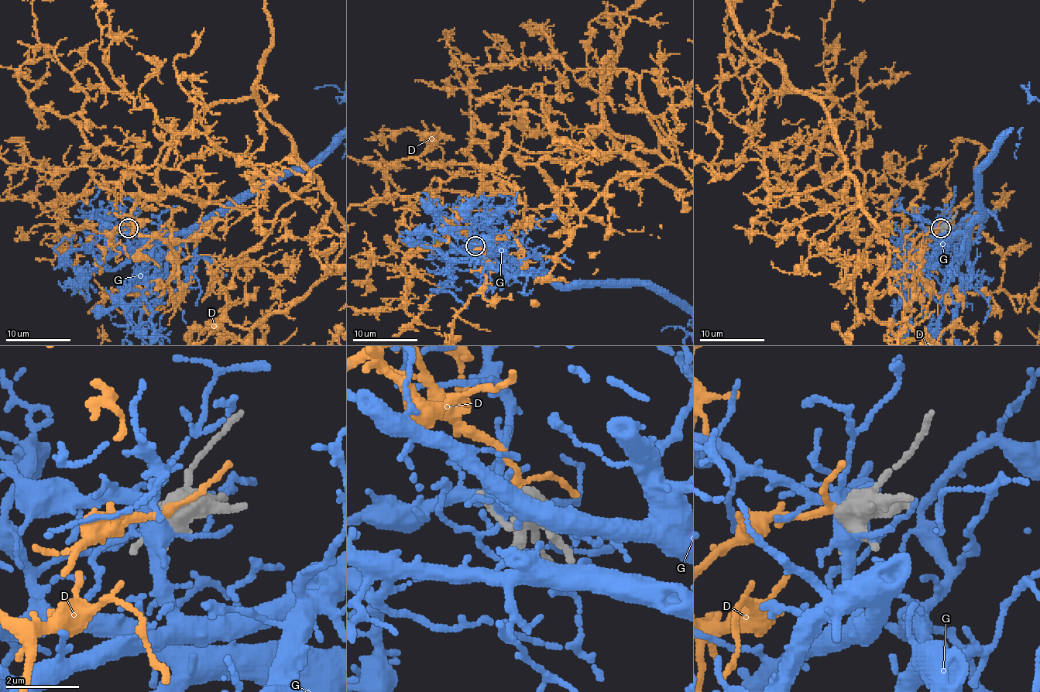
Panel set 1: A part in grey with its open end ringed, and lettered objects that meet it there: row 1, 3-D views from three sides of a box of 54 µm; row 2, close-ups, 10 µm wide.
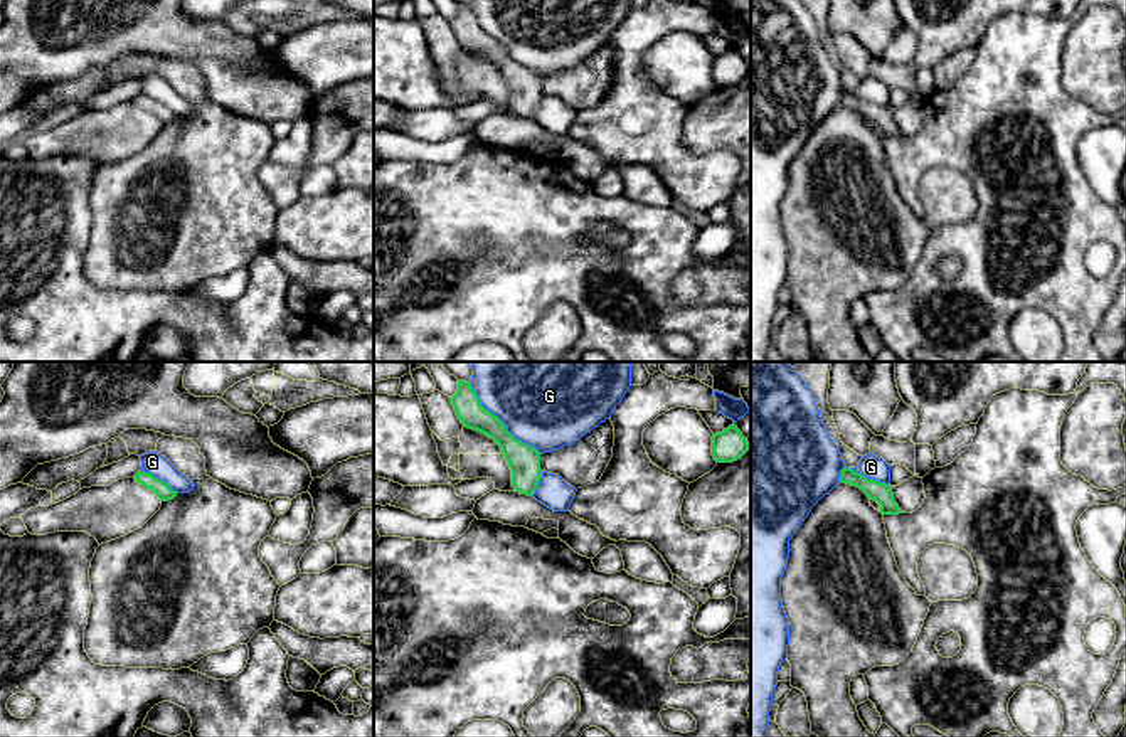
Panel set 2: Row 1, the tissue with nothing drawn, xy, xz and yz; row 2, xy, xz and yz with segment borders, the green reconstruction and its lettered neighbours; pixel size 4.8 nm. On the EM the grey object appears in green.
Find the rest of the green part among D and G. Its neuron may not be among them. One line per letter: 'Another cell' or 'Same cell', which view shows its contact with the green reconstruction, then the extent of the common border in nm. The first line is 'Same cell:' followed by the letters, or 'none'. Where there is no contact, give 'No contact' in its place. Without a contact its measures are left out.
Same cell: D
D: Same cell. No contact
G: Another cell. Touches green in xz. Shared border 480 nm

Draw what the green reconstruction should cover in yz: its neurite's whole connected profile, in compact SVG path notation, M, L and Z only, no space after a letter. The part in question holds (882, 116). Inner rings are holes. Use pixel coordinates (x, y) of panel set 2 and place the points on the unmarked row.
M843 91L840 98L840 106L847 106L860 111L870 123L875 123L880 128L882 138L899 138L904 136L894 123L892 109L868 103L852 91Z

